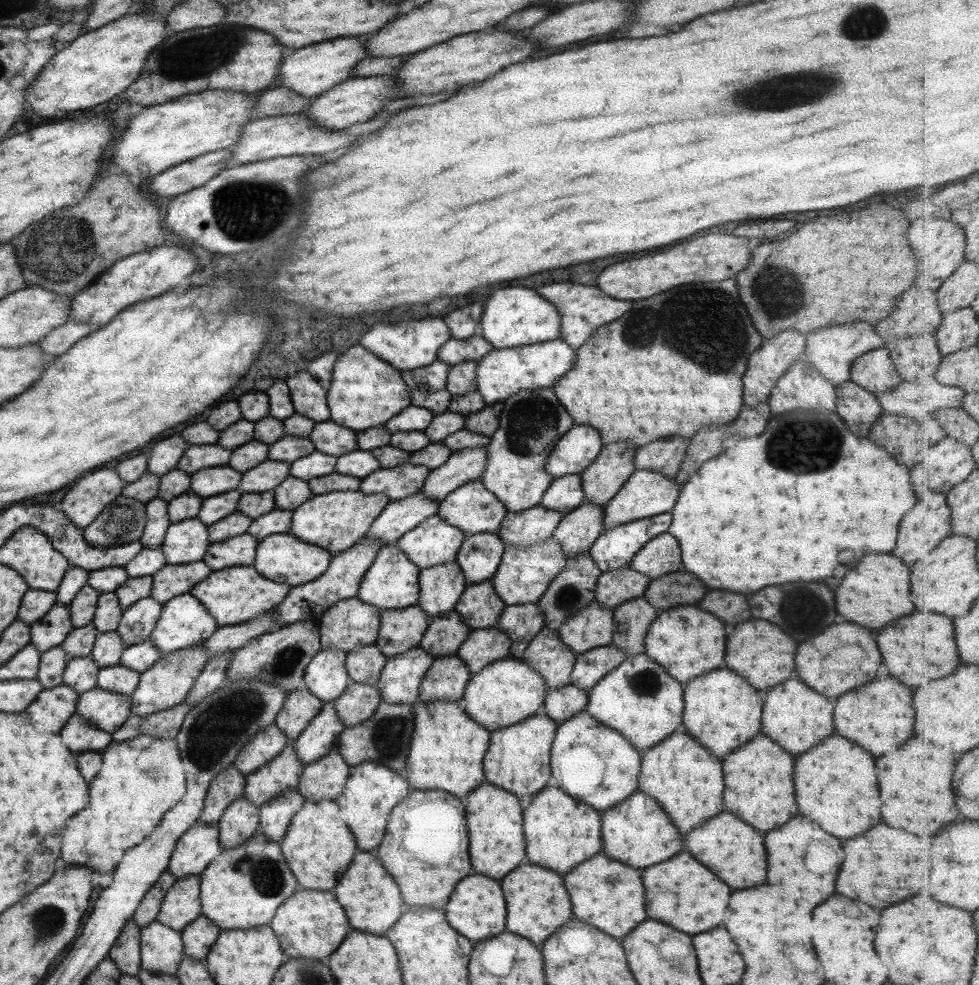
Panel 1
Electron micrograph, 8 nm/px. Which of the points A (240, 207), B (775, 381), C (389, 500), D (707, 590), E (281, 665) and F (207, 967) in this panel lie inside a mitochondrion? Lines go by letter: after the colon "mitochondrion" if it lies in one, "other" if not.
A: mitochondrion
B: other
C: other
D: other
E: mitochondrion
F: other

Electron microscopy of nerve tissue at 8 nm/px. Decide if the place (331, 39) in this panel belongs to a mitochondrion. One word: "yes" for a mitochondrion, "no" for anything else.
no

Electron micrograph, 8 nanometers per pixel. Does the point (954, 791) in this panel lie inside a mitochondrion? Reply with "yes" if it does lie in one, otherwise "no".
no

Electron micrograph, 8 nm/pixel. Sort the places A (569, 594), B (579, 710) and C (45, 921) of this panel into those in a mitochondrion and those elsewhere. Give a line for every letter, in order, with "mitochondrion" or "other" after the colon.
A: mitochondrion
B: other
C: mitochondrion

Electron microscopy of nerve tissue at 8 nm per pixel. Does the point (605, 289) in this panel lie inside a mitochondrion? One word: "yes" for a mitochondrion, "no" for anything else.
no

